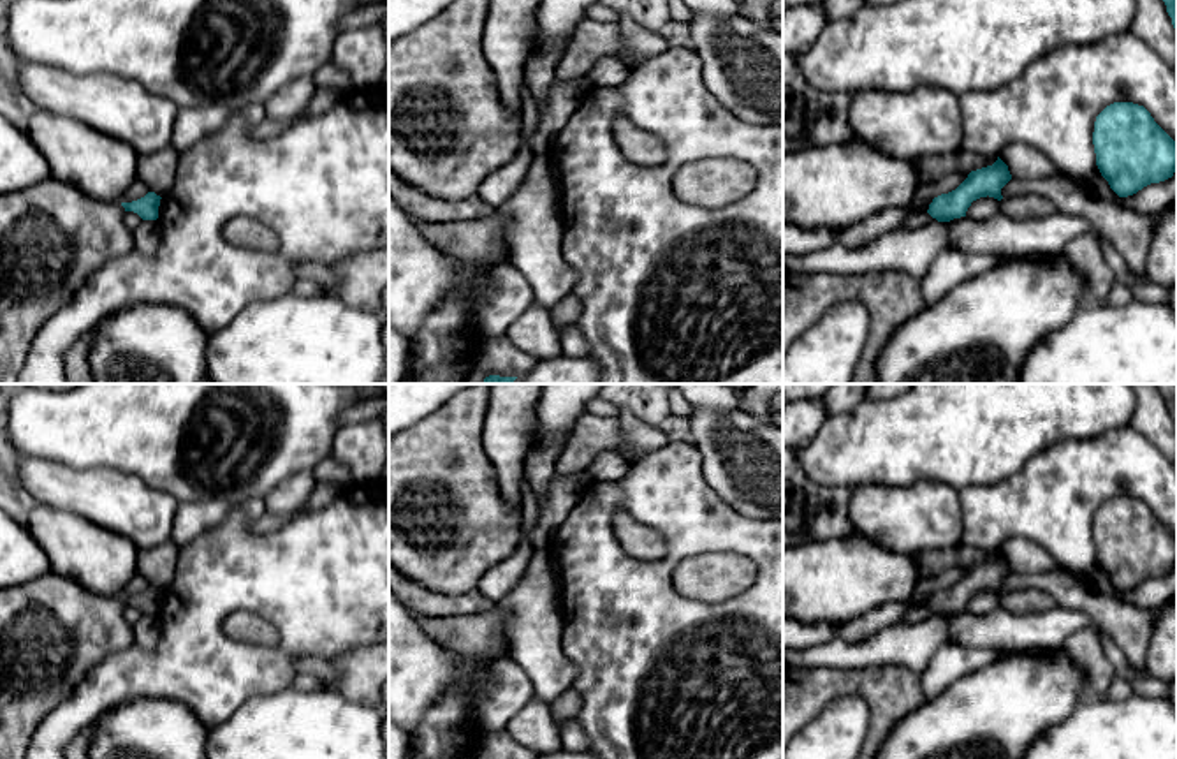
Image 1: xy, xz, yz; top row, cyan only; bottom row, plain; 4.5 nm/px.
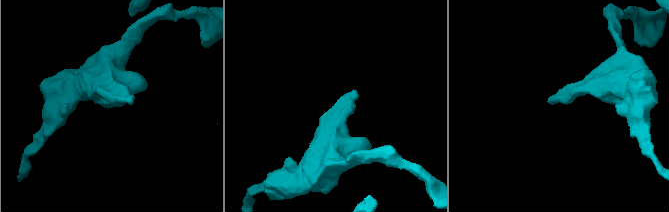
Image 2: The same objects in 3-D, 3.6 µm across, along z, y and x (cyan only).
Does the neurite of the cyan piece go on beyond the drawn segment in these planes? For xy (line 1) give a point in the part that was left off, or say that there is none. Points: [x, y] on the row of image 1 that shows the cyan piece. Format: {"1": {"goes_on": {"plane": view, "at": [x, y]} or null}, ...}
{"1": {"goes_on": null}}

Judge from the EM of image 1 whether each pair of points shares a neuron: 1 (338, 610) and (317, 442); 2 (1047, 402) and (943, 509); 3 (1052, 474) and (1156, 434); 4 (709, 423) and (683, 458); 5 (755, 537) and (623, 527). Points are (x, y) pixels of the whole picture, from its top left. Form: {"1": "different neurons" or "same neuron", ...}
{"1": "different neurons", "2": "different neurons", "3": "different neurons", "4": "different neurons", "5": "different neurons"}

